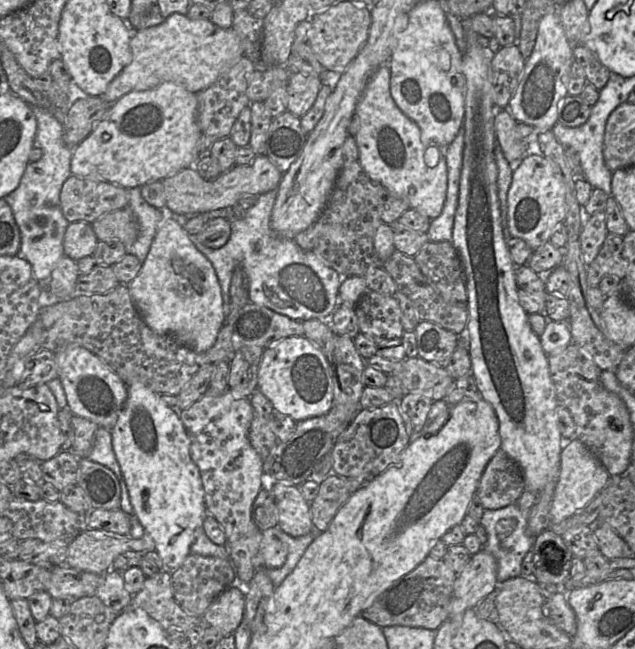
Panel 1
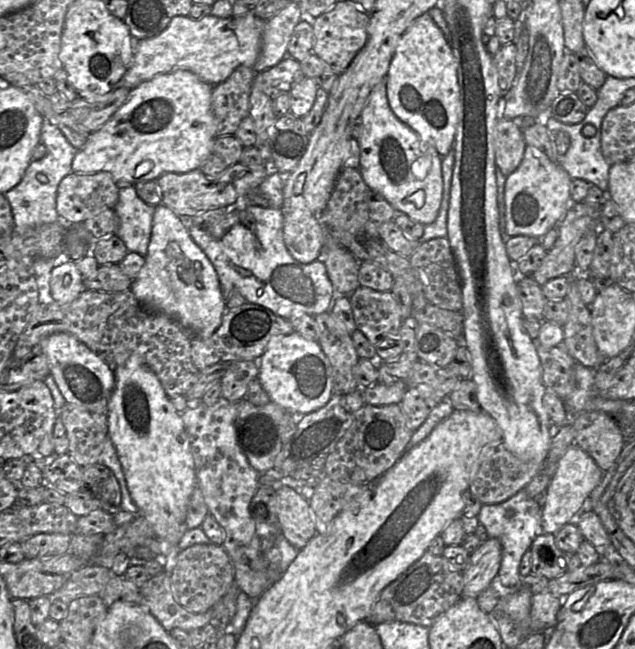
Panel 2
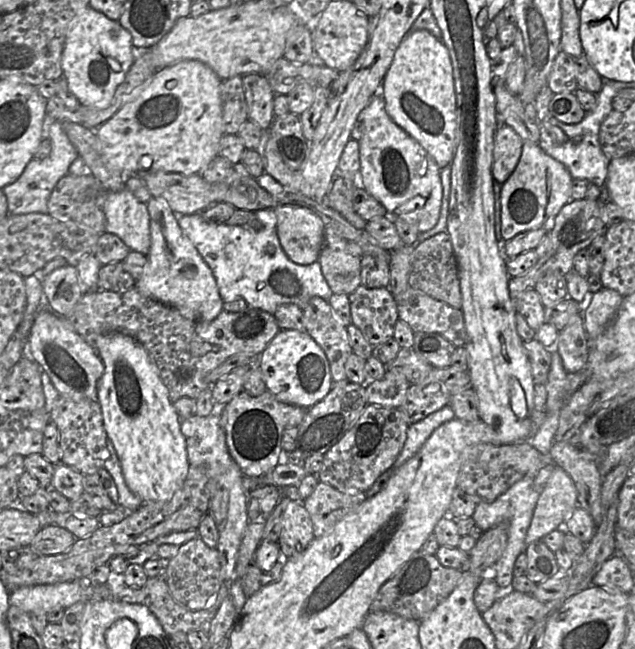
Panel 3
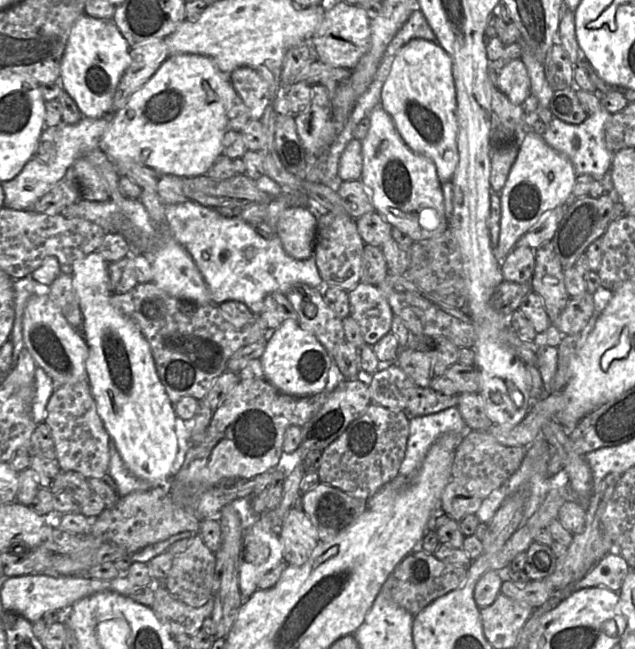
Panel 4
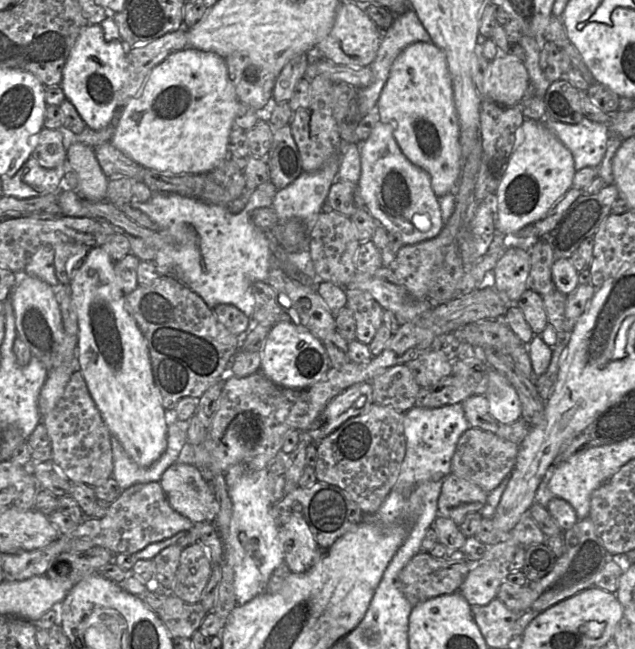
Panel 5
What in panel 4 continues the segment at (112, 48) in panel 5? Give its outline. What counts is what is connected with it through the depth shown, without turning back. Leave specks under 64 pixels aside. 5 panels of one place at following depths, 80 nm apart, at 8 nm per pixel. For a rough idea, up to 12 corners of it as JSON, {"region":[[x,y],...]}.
{"region":[[83,13],[60,84],[83,117],[111,110],[131,62],[112,20]]}

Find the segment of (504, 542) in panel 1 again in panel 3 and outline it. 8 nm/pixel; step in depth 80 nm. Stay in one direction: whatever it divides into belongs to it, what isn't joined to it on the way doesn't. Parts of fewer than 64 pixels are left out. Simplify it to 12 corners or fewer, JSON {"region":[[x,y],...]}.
{"region":[[525,476],[472,516],[484,532],[509,525],[494,566],[500,588],[512,587],[515,561],[542,490]]}

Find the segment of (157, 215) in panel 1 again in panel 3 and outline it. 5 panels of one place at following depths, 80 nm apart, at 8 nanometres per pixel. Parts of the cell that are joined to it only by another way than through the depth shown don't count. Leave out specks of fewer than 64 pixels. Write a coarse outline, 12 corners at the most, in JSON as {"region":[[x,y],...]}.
{"region":[[125,188],[104,191],[105,231],[130,251],[151,247],[147,204]]}

